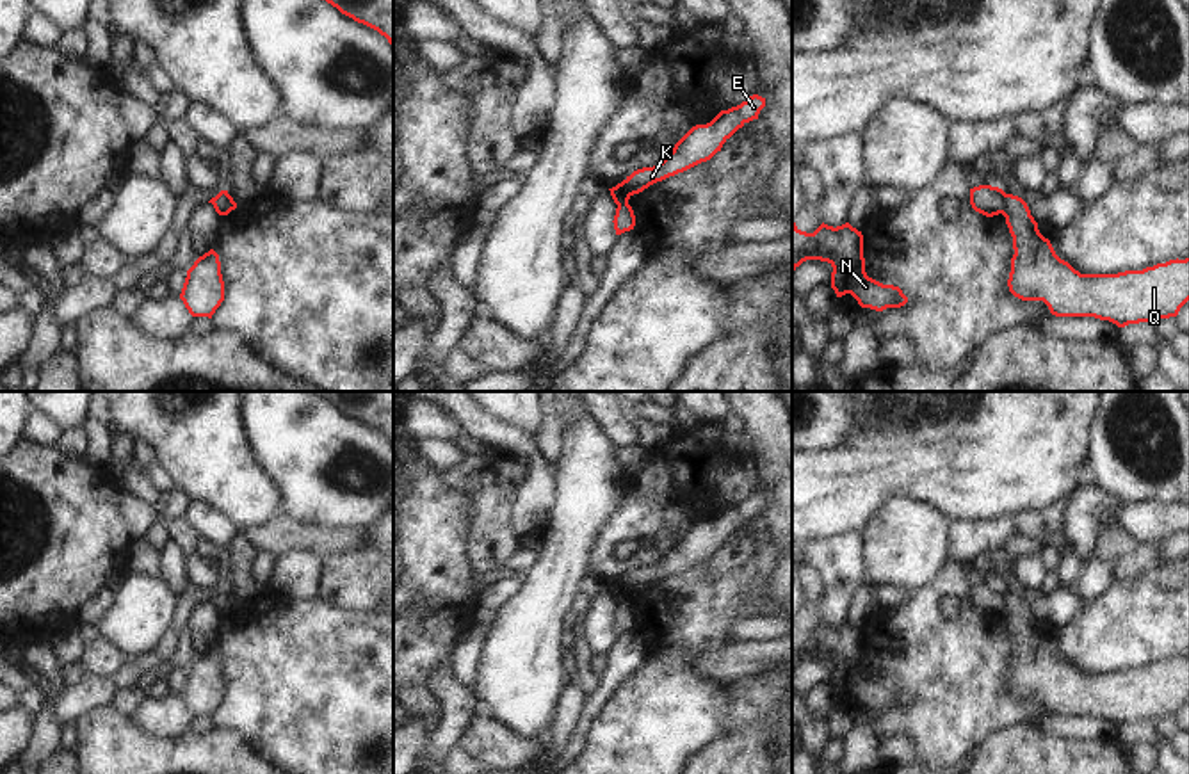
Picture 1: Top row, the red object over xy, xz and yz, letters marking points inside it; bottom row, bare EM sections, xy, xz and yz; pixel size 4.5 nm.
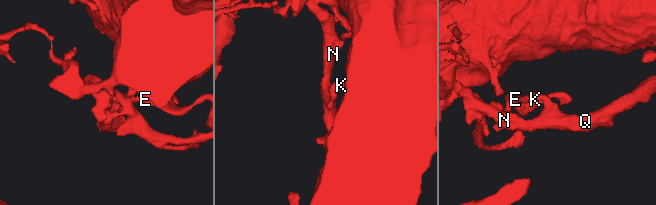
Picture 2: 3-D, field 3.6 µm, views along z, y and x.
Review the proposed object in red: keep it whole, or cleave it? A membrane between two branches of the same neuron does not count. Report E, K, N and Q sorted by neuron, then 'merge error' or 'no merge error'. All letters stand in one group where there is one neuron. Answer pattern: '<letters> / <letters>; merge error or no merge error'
E K / N Q; merge error

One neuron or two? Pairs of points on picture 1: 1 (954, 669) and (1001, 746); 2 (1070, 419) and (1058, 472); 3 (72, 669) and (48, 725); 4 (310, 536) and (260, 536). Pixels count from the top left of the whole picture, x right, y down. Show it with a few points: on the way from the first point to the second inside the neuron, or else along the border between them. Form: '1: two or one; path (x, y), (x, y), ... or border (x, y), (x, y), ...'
1: two; border (1035, 725), (999, 728), (967, 755)
2: one; path (1058, 431), (1058, 459)
3: two; border (57, 664), (66, 685)
4: one; path (298, 536), (273, 536)

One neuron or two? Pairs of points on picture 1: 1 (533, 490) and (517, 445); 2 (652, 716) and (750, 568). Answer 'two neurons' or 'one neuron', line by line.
1: one neuron
2: one neuron

